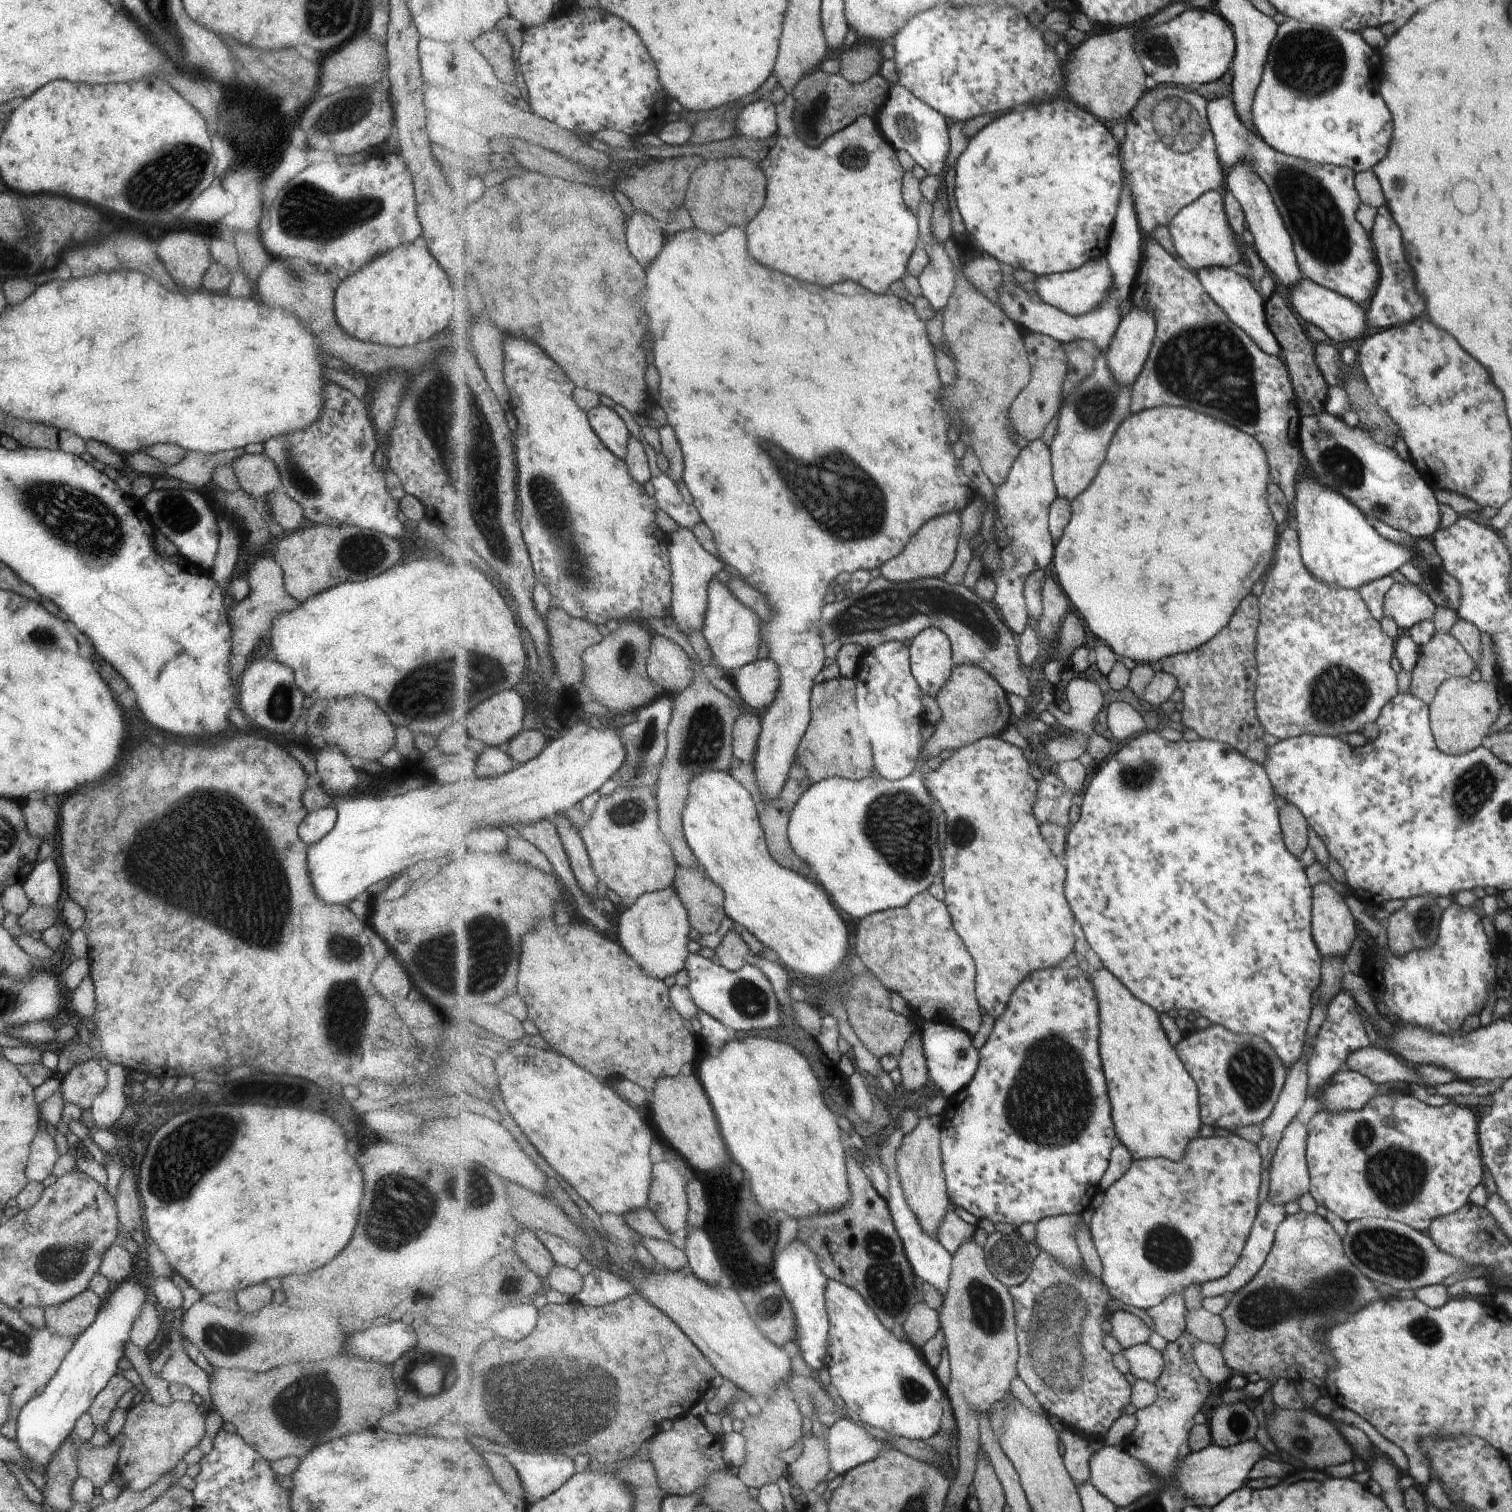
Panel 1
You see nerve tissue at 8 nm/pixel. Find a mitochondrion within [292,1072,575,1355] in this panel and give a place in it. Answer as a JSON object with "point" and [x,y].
{"point":[398,1223]}

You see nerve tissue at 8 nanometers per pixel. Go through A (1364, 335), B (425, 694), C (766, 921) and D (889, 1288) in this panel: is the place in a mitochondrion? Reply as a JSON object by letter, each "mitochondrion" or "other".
{"A":"other","B":"mitochondrion","C":"other","D":"mitochondrion"}

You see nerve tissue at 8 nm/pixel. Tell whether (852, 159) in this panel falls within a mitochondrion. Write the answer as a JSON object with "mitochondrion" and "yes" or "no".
{"mitochondrion":"yes"}

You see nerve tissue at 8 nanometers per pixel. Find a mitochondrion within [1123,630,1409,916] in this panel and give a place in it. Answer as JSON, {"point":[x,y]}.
{"point":[1336,694]}

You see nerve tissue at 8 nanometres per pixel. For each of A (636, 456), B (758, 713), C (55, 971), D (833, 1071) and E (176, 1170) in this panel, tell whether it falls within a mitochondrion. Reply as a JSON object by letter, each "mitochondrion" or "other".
{"A":"other","B":"other","C":"other","D":"other","E":"mitochondrion"}

